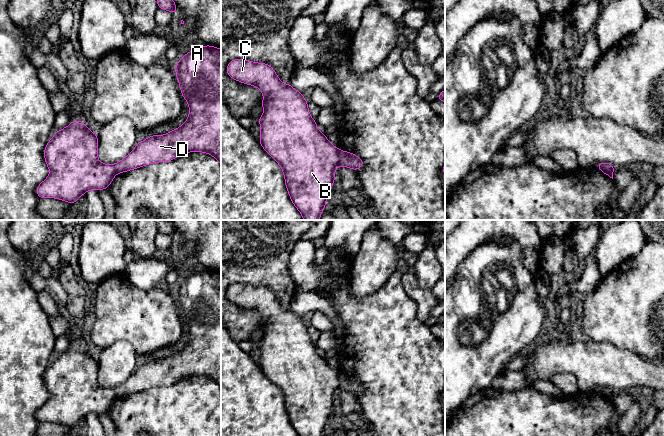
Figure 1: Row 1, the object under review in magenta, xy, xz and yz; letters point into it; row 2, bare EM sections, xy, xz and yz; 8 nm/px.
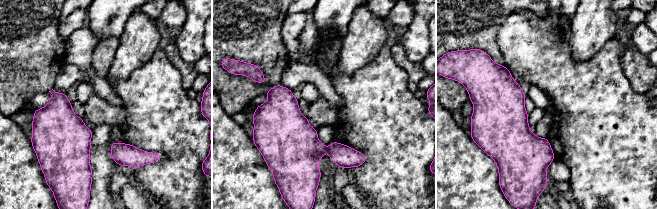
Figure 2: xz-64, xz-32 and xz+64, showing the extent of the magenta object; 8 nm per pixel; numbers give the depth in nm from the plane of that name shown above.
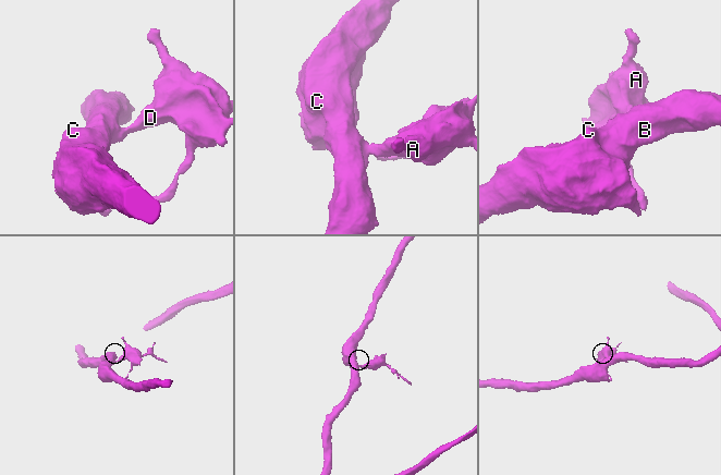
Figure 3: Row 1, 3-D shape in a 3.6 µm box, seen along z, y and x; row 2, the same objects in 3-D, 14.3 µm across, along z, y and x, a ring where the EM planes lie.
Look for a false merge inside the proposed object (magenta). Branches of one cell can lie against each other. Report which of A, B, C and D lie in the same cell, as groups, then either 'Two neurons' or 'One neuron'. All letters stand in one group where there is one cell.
Groups: A D / B C. Two neurons

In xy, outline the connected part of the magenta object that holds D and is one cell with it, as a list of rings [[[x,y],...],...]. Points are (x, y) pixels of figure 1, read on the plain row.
[[[210,269],[191,274],[175,290],[183,322],[189,329],[189,340],[178,352],[162,359],[151,359],[122,384],[114,388],[117,397],[152,387],[168,386],[189,376],[204,376],[216,382],[221,390],[221,273]]]

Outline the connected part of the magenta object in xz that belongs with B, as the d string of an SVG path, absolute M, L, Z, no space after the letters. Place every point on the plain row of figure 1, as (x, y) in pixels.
M243 283L231 284L226 297L236 305L253 309L263 318L261 327L264 336L258 343L261 350L259 366L262 372L280 389L290 423L299 436L323 436L329 416L335 405L335 394L339 390L339 373L317 353L316 345L310 340L308 326L303 317L294 313L290 307L283 308L274 293L267 287L257 287Z

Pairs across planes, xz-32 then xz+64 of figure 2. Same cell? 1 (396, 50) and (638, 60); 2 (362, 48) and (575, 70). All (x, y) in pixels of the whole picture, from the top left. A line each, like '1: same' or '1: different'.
1: same
2: different

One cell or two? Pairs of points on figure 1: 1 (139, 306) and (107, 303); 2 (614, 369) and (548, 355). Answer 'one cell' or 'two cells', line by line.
1: one cell
2: one cell

